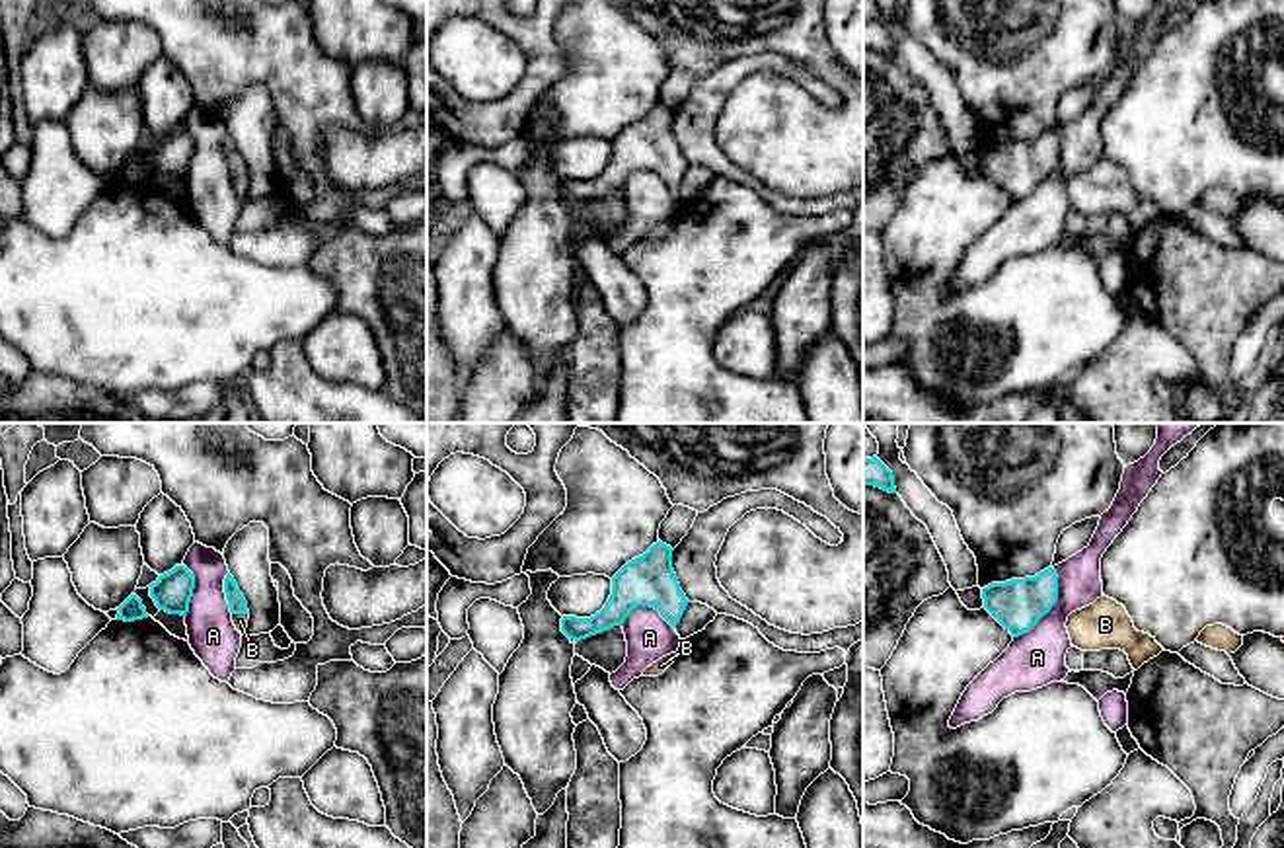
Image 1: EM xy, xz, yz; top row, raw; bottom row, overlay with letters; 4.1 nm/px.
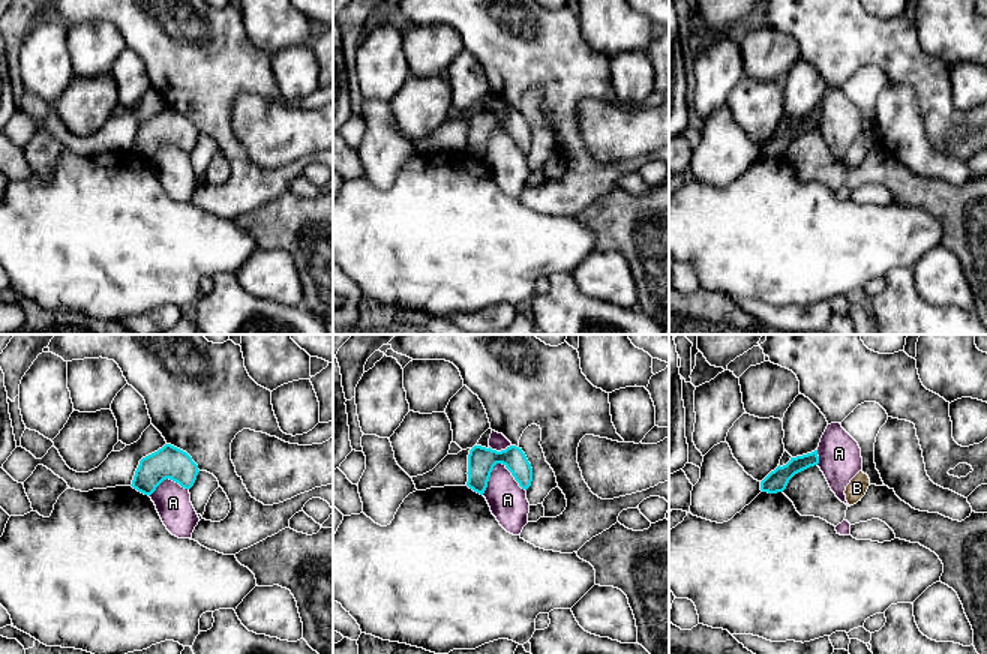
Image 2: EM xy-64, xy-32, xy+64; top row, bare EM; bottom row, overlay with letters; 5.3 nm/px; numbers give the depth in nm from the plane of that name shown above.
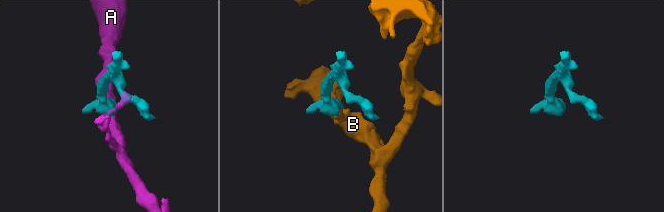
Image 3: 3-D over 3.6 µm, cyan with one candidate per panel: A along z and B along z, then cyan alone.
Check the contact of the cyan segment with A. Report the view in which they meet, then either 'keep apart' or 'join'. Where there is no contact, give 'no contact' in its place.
contact in yz; keep apart

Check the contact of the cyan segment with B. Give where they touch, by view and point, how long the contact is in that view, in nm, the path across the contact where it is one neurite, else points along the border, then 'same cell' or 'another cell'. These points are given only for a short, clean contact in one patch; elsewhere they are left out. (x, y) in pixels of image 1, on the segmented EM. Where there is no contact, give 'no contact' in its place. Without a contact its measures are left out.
meets cyan in xy at (240, 613); contact 60 nm long; runs through xy (236, 601), (240, 613), (240, 620); same cell

